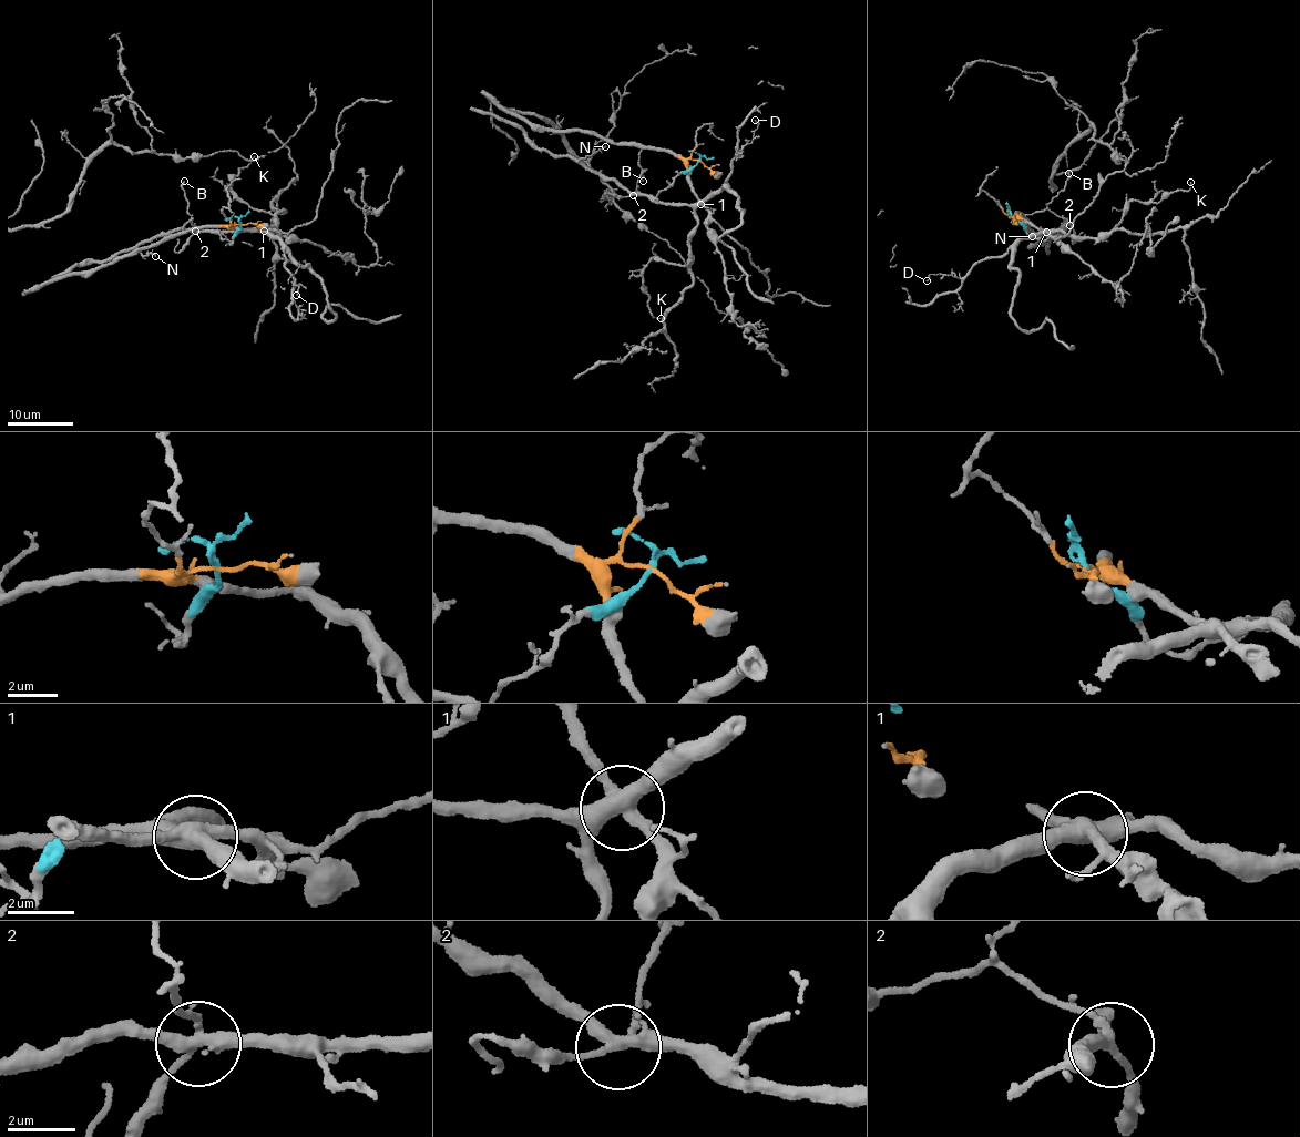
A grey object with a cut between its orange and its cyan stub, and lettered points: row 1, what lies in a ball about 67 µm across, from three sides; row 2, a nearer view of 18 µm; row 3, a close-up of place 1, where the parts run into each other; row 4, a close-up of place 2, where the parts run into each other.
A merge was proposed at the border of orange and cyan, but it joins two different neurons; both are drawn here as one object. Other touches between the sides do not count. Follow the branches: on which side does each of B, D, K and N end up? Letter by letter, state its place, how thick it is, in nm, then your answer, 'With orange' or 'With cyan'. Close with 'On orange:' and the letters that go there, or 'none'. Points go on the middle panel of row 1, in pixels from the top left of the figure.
B: Place: (643, 181). Thickness 220 nm. With orange
D: Place: (755, 120). Thickness 110 nm. With cyan
K: Place: (661, 318). Thickness 160 nm. With cyan
N: Place: (605, 146). Thickness 110 nm. With cyan
On orange: B

